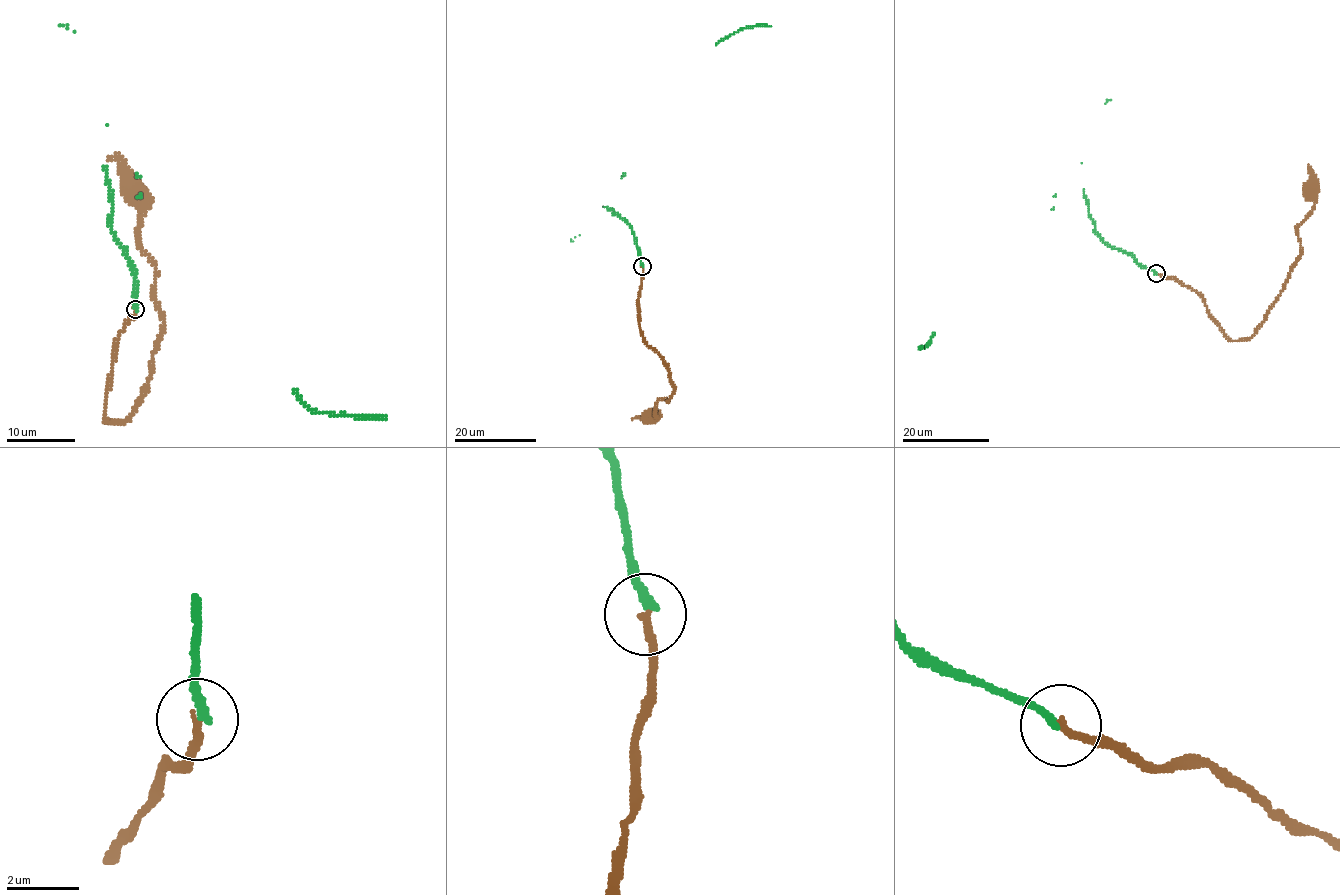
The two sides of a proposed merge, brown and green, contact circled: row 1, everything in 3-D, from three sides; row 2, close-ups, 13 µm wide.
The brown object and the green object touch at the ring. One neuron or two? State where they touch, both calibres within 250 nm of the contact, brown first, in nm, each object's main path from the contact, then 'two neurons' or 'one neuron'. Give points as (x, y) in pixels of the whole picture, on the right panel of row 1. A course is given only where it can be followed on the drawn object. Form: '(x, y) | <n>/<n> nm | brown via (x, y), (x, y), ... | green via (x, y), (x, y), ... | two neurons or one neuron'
(1156, 273) | 200/240 nm | brown via (1155, 273), (1195, 290), (1228, 338), (1248, 339), (1264, 320), (1301, 251), (1297, 227), (1314, 205), (1309, 189) | green via (1155, 273), (1142, 267), (1130, 254), (1110, 247), (1094, 230), (1087, 204), (1053, 208), (928, 344), (922, 346) | two neurons

